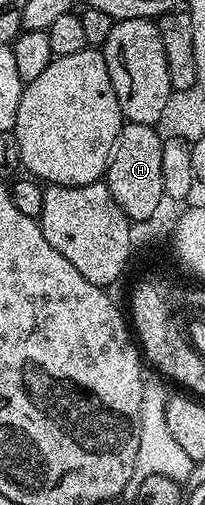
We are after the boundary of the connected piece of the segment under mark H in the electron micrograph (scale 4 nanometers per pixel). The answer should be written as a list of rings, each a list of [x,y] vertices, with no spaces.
[[[123,123],[122,134],[114,146],[114,153],[110,155],[110,164],[106,168],[106,189],[112,194],[116,206],[120,206],[122,213],[132,222],[151,217],[164,193],[163,137],[158,136],[158,130],[152,124]]]

